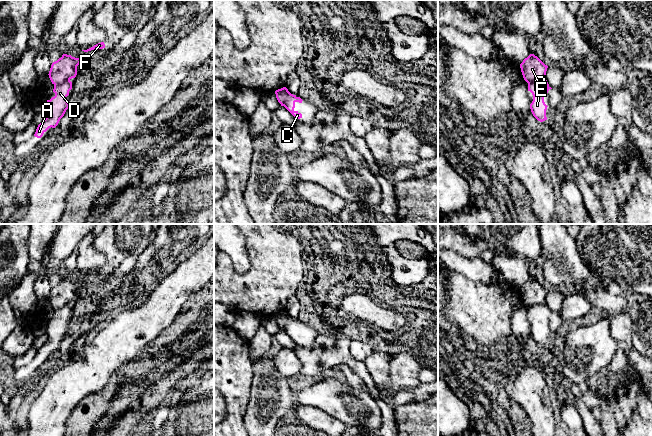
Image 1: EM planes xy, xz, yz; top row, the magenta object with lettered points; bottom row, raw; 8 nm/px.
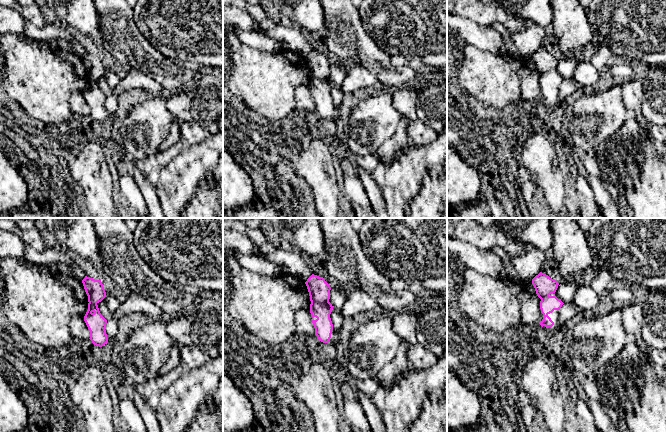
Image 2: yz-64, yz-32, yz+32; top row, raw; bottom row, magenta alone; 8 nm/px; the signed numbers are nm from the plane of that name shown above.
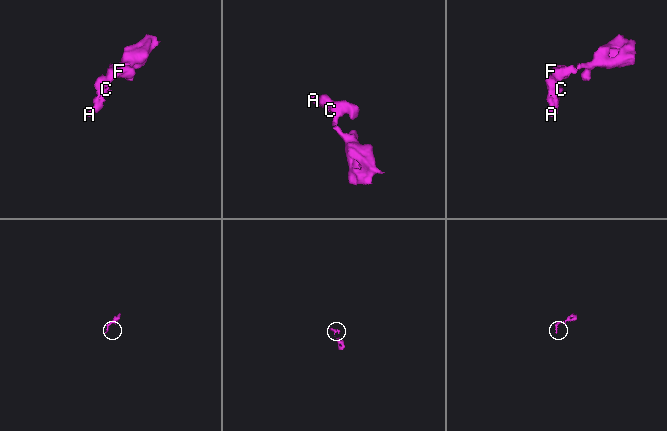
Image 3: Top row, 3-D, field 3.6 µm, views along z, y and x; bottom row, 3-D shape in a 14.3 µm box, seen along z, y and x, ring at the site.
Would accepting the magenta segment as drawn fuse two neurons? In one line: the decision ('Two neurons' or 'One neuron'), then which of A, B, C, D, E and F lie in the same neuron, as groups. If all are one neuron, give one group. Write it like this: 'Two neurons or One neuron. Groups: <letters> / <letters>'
Two neurons. Groups: A B C D / E F

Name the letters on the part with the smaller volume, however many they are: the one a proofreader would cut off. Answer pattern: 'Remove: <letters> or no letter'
Remove: A, B, C, D

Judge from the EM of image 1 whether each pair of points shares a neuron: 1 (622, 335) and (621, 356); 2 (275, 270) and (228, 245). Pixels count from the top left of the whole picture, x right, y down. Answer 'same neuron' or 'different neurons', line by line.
1: different neurons
2: different neurons

